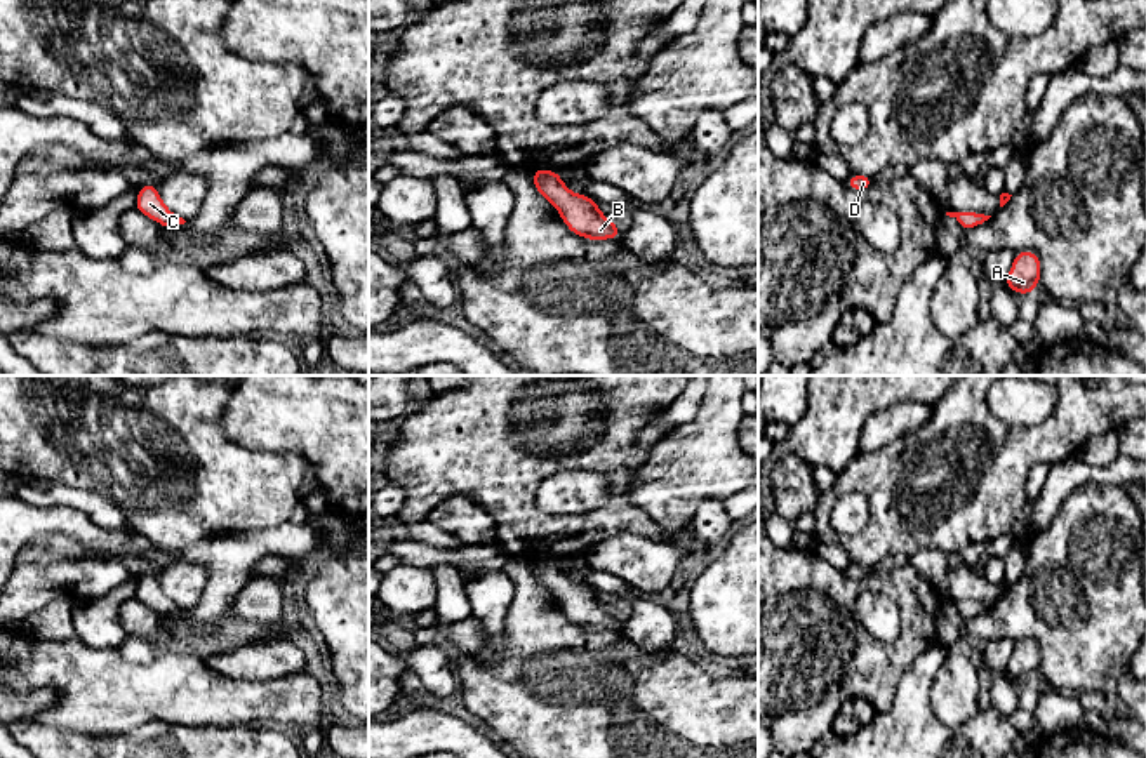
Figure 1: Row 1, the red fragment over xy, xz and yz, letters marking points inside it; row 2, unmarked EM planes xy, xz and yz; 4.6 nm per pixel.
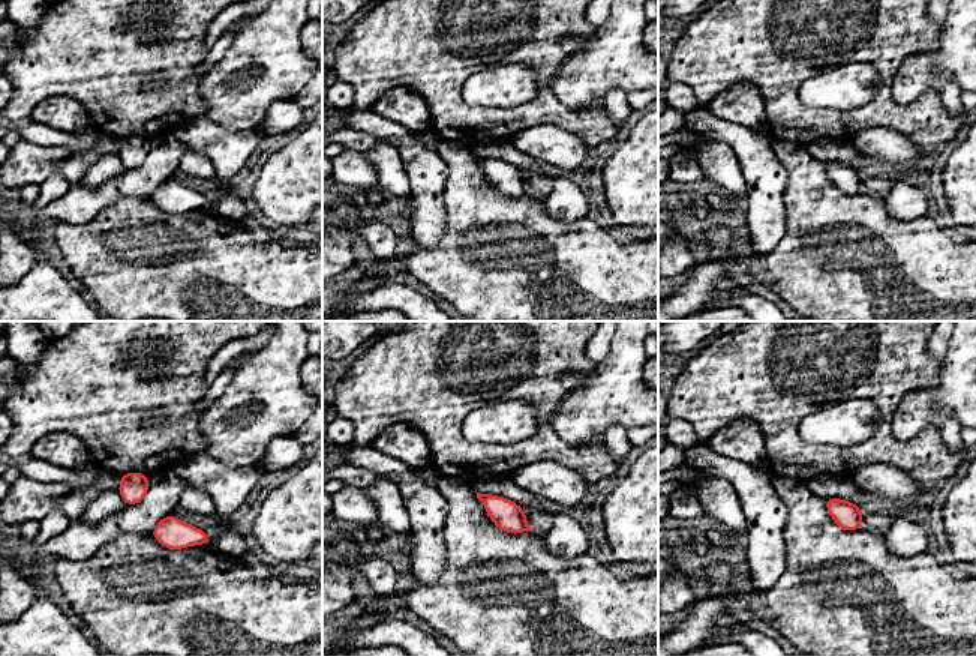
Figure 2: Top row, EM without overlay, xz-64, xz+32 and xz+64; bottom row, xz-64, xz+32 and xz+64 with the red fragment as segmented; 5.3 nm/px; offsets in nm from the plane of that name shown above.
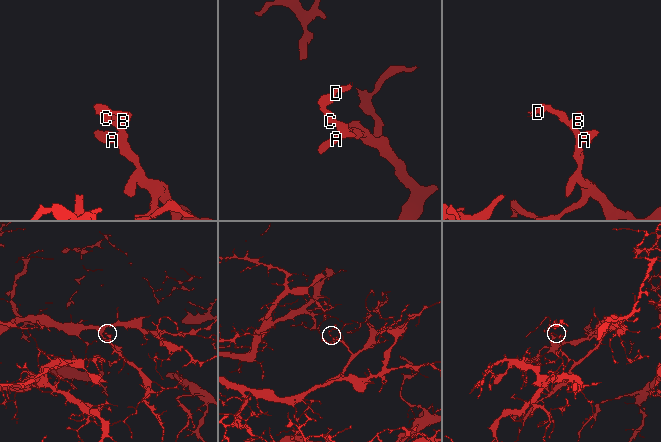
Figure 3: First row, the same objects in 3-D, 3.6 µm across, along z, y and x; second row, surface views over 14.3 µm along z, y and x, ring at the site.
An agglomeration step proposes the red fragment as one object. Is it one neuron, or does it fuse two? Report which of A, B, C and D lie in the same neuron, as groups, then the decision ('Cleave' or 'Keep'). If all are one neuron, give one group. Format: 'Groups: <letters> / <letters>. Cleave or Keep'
Groups: A B C D. Keep

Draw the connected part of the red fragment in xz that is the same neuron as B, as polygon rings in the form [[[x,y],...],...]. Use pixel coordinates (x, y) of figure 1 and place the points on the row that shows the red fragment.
[[[536,169],[532,170],[532,181],[541,196],[556,207],[560,219],[567,228],[586,240],[609,240],[621,238],[619,229],[607,216],[602,216],[600,205],[588,195],[572,193],[563,183],[558,172]]]

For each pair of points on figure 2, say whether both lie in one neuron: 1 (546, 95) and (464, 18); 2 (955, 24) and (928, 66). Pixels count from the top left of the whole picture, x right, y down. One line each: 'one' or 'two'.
1: one
2: one

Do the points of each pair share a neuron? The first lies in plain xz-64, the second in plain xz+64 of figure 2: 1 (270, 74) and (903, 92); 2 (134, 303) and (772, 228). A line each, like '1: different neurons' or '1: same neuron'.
1: same neuron
2: different neurons

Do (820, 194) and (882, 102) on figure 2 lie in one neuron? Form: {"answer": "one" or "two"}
{"answer": "two"}

